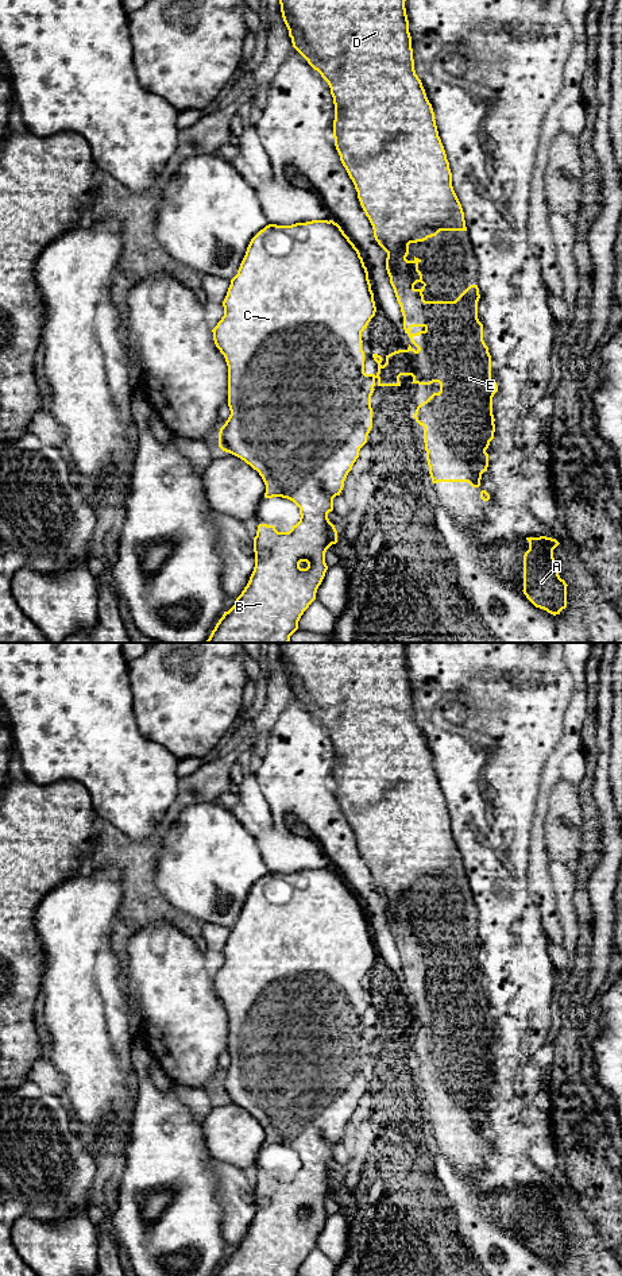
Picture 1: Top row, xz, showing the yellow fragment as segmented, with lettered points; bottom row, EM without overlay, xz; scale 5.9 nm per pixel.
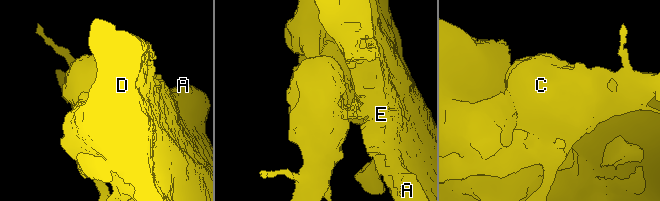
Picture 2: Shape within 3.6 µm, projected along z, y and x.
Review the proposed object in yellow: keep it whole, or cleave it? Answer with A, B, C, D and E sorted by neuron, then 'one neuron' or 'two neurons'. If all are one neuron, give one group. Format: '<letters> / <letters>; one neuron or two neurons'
A D E / B C; two neurons

